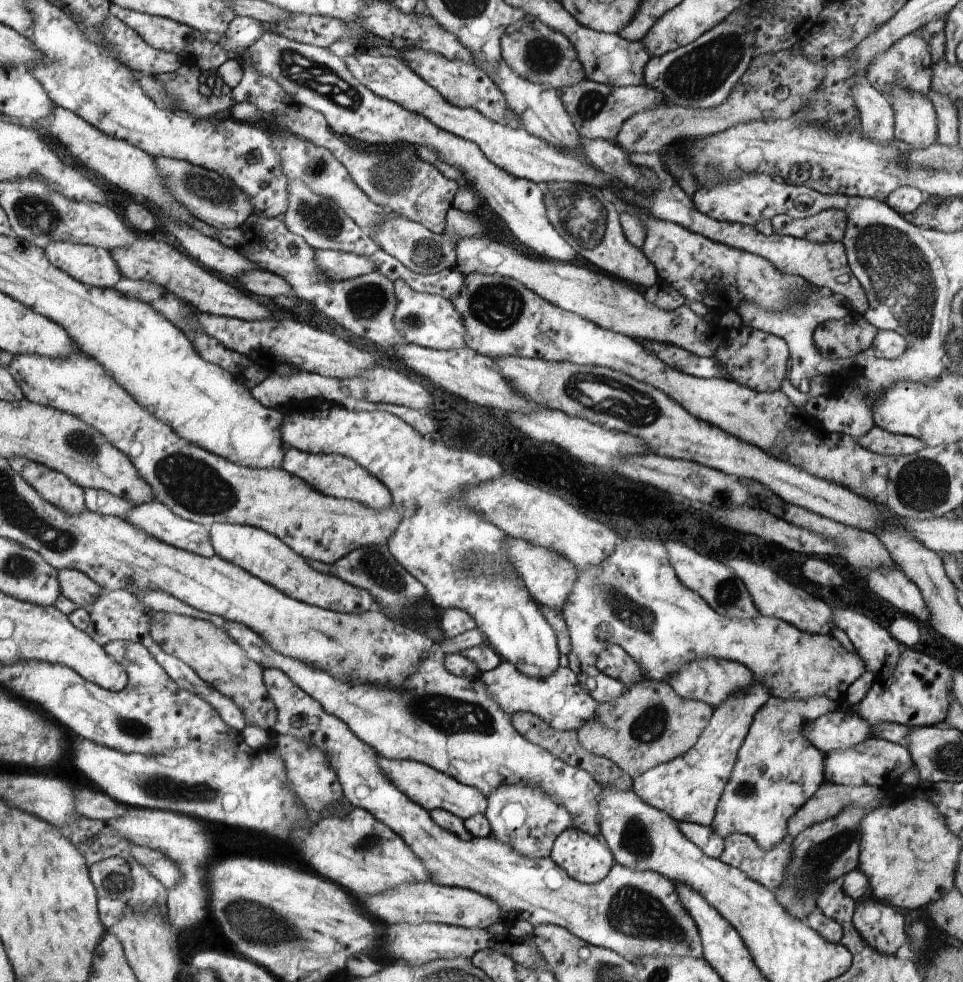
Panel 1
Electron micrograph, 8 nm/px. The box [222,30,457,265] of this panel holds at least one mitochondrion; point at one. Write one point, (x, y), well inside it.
(323, 81)

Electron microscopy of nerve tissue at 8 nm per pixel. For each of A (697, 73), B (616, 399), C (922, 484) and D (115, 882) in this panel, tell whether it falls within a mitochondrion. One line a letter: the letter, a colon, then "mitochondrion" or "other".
A: mitochondrion
B: mitochondrion
C: mitochondrion
D: mitochondrion

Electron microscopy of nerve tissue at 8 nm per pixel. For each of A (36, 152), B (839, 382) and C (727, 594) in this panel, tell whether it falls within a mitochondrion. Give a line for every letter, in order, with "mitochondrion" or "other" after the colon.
A: other
B: other
C: mitochondrion

